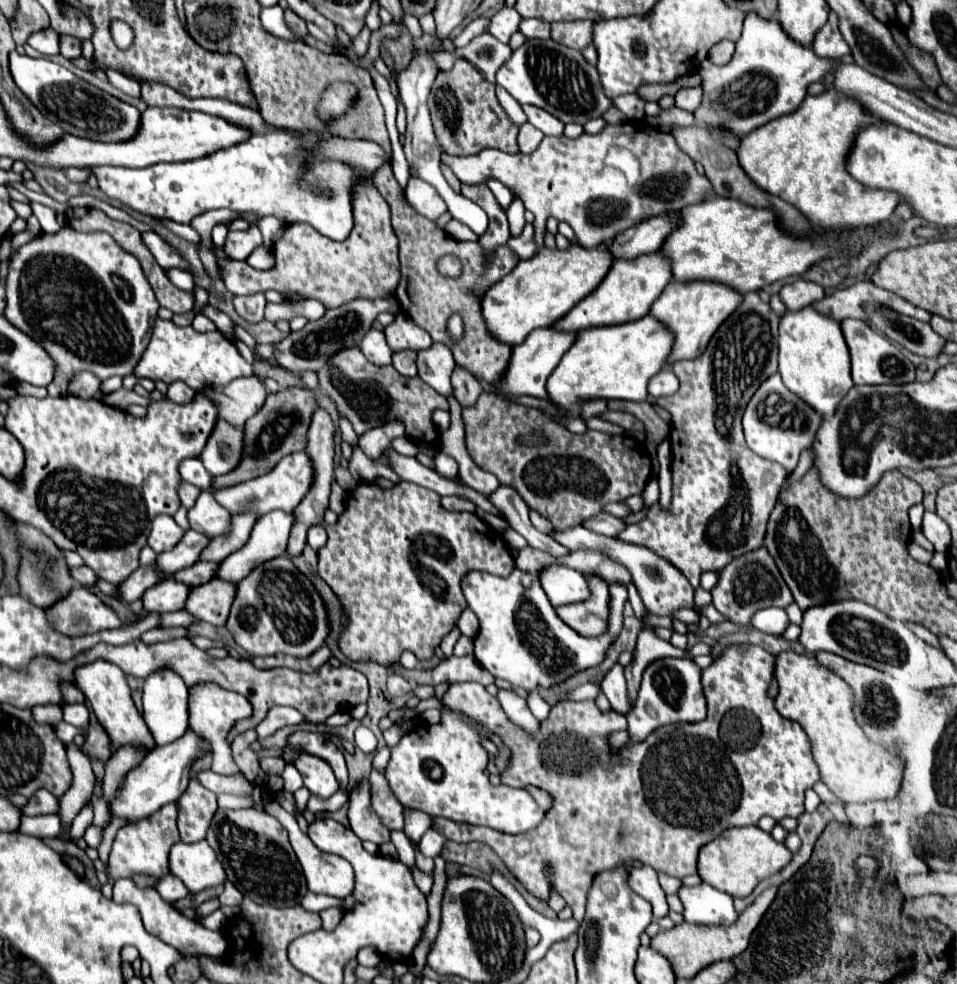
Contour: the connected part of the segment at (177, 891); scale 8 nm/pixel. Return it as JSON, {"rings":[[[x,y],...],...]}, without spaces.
{"rings":[[[166,874],[166,878],[162,878],[162,882],[158,882],[156,890],[166,902],[176,902],[188,894],[186,886],[182,882],[178,882],[178,878],[174,874]]]}

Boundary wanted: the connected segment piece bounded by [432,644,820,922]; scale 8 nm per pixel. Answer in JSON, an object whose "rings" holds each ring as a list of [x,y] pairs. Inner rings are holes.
{"rings":[[[730,644],[726,650],[722,650],[722,654],[712,662],[712,666],[708,666],[706,670],[702,670],[702,686],[704,686],[704,696],[708,700],[708,718],[704,722],[698,722],[698,724],[672,724],[672,726],[662,726],[658,728],[656,732],[652,732],[646,740],[634,744],[634,746],[628,746],[626,750],[612,750],[610,744],[608,744],[608,736],[616,730],[622,730],[626,728],[626,716],[610,710],[610,712],[600,712],[596,702],[594,700],[582,700],[582,702],[558,702],[556,706],[552,706],[546,722],[540,722],[540,728],[536,734],[528,734],[526,730],[522,730],[520,726],[512,724],[502,706],[498,704],[498,698],[490,696],[486,692],[486,688],[482,688],[480,684],[474,684],[474,682],[456,682],[450,686],[450,690],[444,694],[444,704],[450,708],[450,710],[458,710],[458,712],[464,712],[466,716],[474,718],[474,722],[480,722],[484,728],[490,728],[490,732],[494,732],[496,736],[502,738],[502,742],[510,748],[512,756],[510,756],[510,764],[508,768],[502,772],[500,780],[502,784],[506,786],[512,786],[512,788],[526,788],[526,786],[536,786],[536,788],[542,788],[546,790],[550,796],[552,796],[552,806],[548,808],[544,820],[534,828],[534,830],[528,830],[524,834],[506,834],[506,832],[498,832],[494,828],[478,828],[478,826],[470,826],[470,824],[458,824],[458,822],[450,822],[446,818],[432,818],[432,828],[438,830],[446,840],[454,840],[454,842],[484,842],[486,846],[490,846],[498,856],[500,860],[504,862],[504,866],[508,868],[508,872],[532,894],[536,896],[538,900],[542,902],[548,902],[550,898],[550,890],[556,890],[564,900],[566,904],[572,908],[574,912],[574,920],[580,922],[584,918],[584,912],[586,912],[586,894],[590,890],[590,878],[602,870],[608,870],[612,866],[616,866],[618,862],[630,862],[630,860],[640,860],[642,864],[648,864],[668,876],[676,876],[676,878],[684,878],[684,876],[690,876],[690,874],[696,874],[696,860],[698,860],[698,850],[700,846],[704,846],[706,842],[710,842],[712,838],[716,838],[716,834],[722,834],[722,830],[726,828],[732,828],[732,826],[750,826],[750,824],[756,824],[762,816],[770,816],[774,820],[782,820],[786,816],[790,818],[798,818],[802,812],[804,812],[804,792],[808,788],[812,788],[818,780],[820,780],[820,774],[818,774],[818,766],[812,758],[812,752],[810,752],[810,740],[806,736],[806,732],[802,730],[802,726],[798,722],[790,722],[786,718],[782,718],[776,708],[774,708],[774,700],[768,698],[766,690],[768,690],[768,684],[772,680],[772,672],[774,672],[774,664],[776,664],[776,656],[758,648],[758,646],[752,646],[752,644]],[[724,718],[732,718],[730,722],[730,728],[726,730],[728,734],[726,736],[720,736],[720,724],[724,722]],[[646,764],[646,790],[652,790],[652,800],[650,800],[650,794],[644,790],[644,784],[642,784],[642,768]],[[550,868],[550,876],[544,874],[544,870]]]}

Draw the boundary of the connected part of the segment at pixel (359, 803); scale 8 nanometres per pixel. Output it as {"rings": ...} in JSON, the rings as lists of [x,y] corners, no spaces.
{"rings":[[[364,778],[350,794],[348,820],[352,832],[362,840],[372,840],[378,846],[390,842],[390,830],[380,822],[370,806],[370,780]]]}

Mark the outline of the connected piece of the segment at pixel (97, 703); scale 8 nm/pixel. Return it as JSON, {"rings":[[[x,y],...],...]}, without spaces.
{"rings":[[[96,660],[92,664],[86,664],[86,666],[80,666],[76,672],[76,686],[84,692],[84,696],[90,700],[90,706],[98,718],[98,722],[104,726],[108,738],[110,738],[110,752],[114,754],[116,750],[120,750],[122,746],[136,746],[136,748],[142,748],[146,752],[154,750],[156,744],[154,740],[150,738],[150,732],[144,724],[144,718],[140,716],[140,712],[136,710],[134,702],[132,702],[132,696],[130,696],[130,688],[126,684],[126,674],[110,664],[110,662],[104,662],[104,660]]]}

